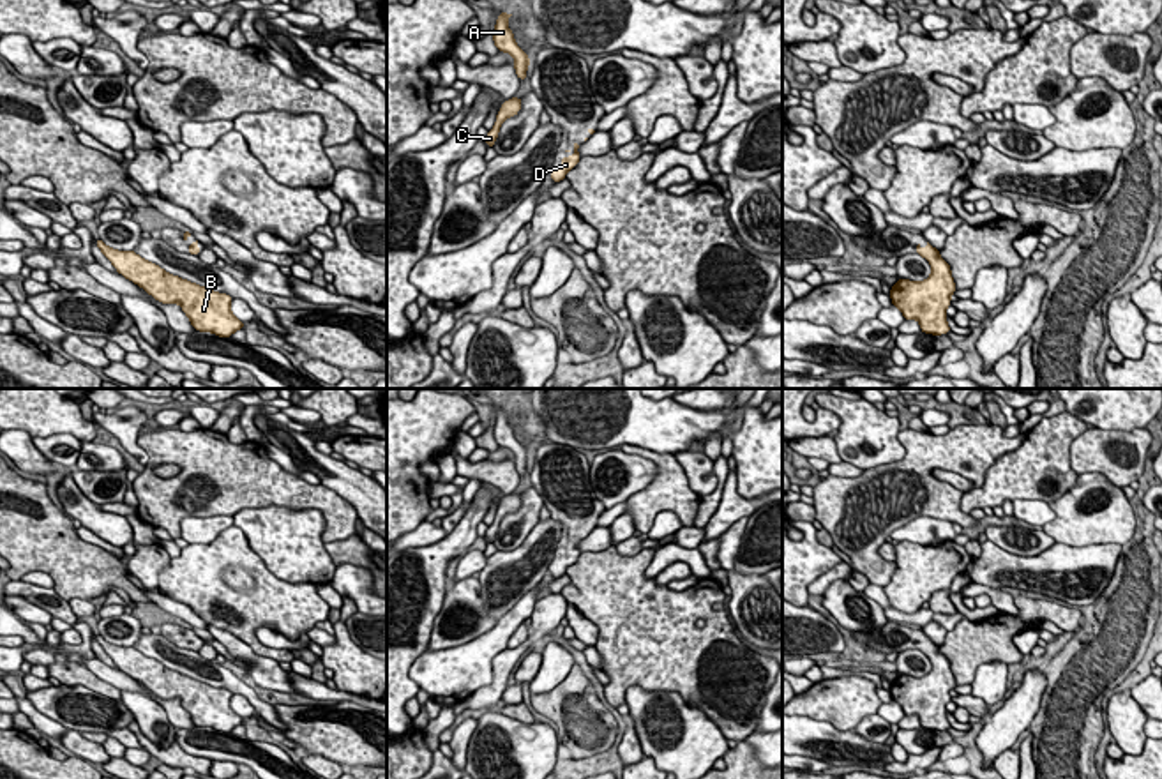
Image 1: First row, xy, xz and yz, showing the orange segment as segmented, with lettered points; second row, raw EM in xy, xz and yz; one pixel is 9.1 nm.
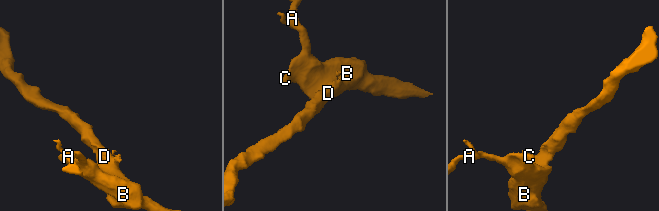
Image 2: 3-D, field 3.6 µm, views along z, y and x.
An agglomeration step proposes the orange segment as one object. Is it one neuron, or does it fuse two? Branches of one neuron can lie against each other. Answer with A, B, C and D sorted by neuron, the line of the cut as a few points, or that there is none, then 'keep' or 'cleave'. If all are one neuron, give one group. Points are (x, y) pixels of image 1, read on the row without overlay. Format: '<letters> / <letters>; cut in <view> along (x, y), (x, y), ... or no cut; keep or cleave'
A B C D; no cut; keep

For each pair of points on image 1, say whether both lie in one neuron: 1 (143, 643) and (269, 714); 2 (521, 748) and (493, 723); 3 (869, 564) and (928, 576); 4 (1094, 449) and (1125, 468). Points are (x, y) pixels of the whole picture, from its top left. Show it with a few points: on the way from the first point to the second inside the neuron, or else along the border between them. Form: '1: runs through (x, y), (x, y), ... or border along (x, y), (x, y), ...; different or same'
1: runs through (175, 665), (211, 680), (228, 680), (237, 688); same
2: runs through (514, 744), (500, 730); same
3: runs through (883, 573), (913, 576); same
4: runs through (1101, 451), (1118, 461); same

